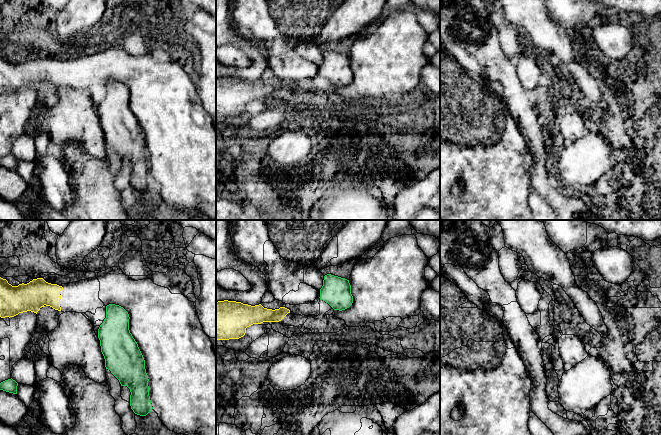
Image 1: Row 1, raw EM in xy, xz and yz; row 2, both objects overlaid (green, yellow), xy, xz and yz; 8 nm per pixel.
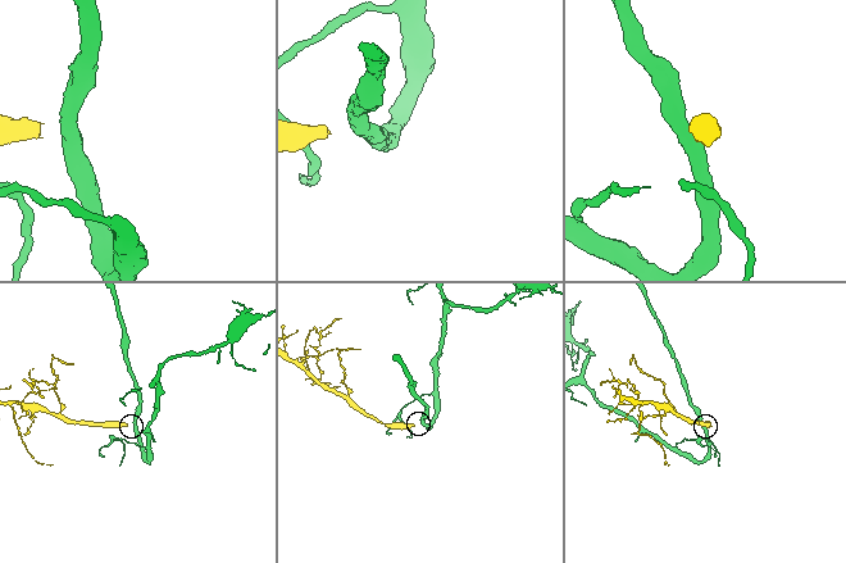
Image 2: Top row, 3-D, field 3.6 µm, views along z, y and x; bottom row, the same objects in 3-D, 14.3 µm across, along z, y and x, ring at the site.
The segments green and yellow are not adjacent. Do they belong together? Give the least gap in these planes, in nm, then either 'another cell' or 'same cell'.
260 nm | another cell

